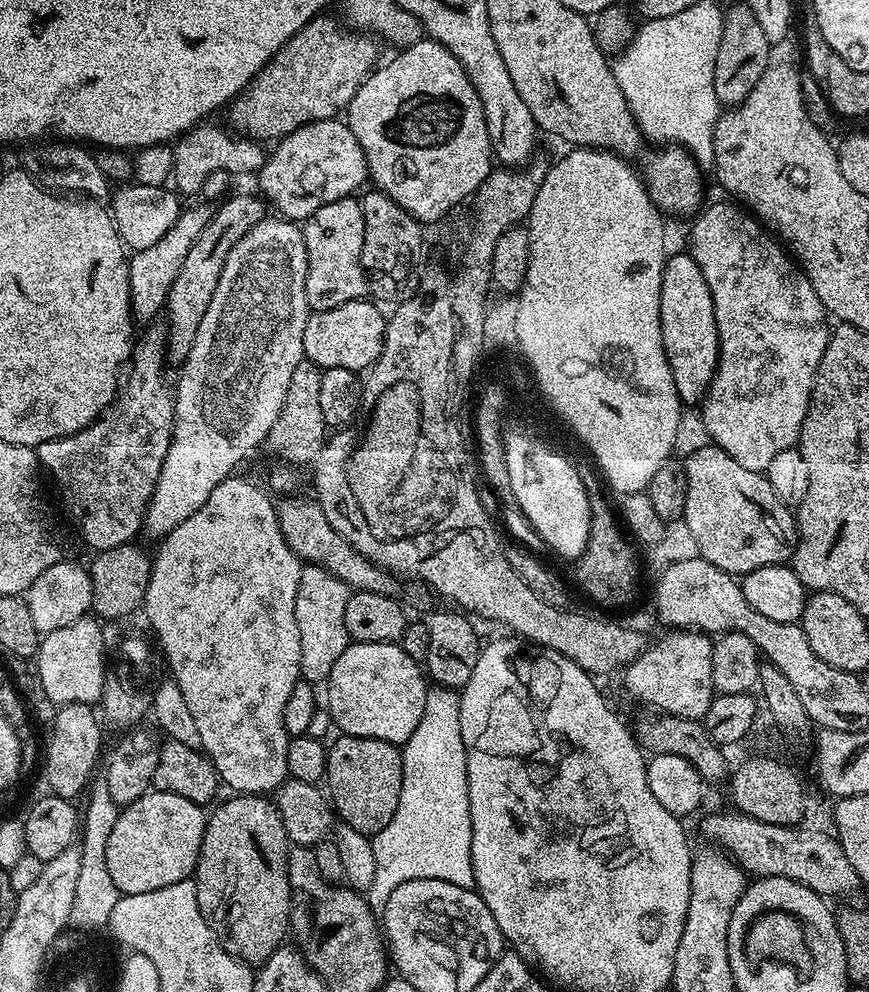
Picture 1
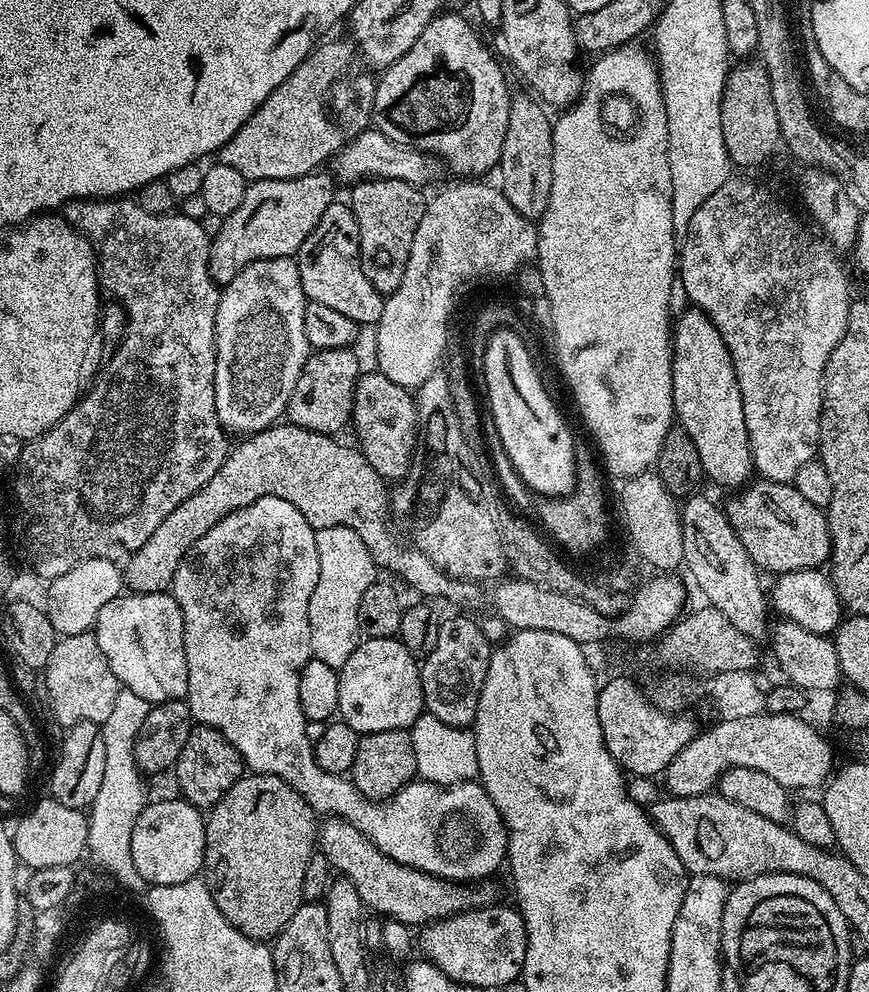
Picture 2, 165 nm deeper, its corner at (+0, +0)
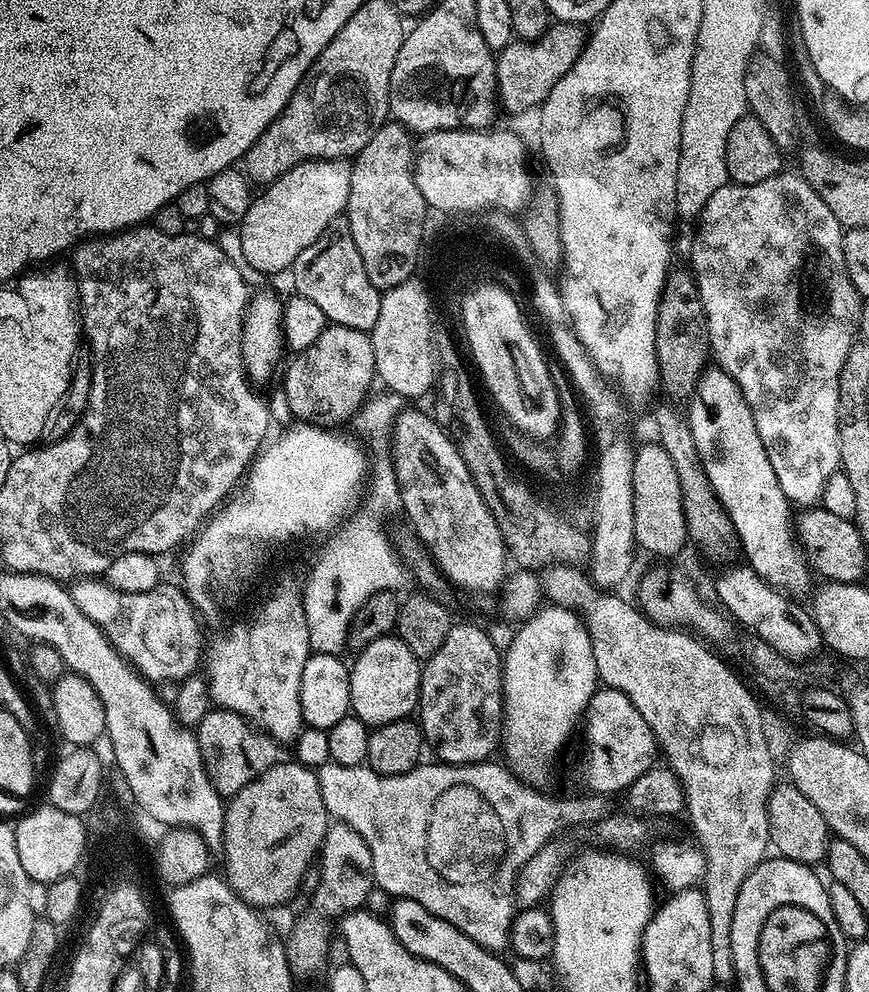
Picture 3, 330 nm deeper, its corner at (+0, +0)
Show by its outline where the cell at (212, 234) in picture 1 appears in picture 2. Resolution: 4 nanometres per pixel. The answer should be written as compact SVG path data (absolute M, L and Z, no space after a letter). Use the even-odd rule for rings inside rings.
M317 170L293 180L253 180L246 190L246 198L234 214L224 217L222 228L208 246L208 269L217 286L233 280L250 262L266 258L295 257L302 242L310 238L310 230L318 226L322 214L333 204L331 175Z

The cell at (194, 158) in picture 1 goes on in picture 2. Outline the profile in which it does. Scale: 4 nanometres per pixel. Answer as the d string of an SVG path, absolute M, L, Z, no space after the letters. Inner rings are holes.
M325 39L319 46L313 48L311 54L298 65L294 74L274 90L254 110L254 114L226 142L218 153L219 163L234 166L238 174L242 174L250 182L253 180L293 180L299 176L307 176L331 161L336 153L341 152L358 134L369 131L372 124L372 107L376 93L376 80L368 77L367 71L356 72L352 65L353 45L347 39Z

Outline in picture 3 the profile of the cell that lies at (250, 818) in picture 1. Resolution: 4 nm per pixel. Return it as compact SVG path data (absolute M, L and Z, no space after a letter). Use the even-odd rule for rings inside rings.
M279 760L225 805L225 879L236 895L265 910L297 895L302 874L313 865L330 823L316 772L296 760Z

